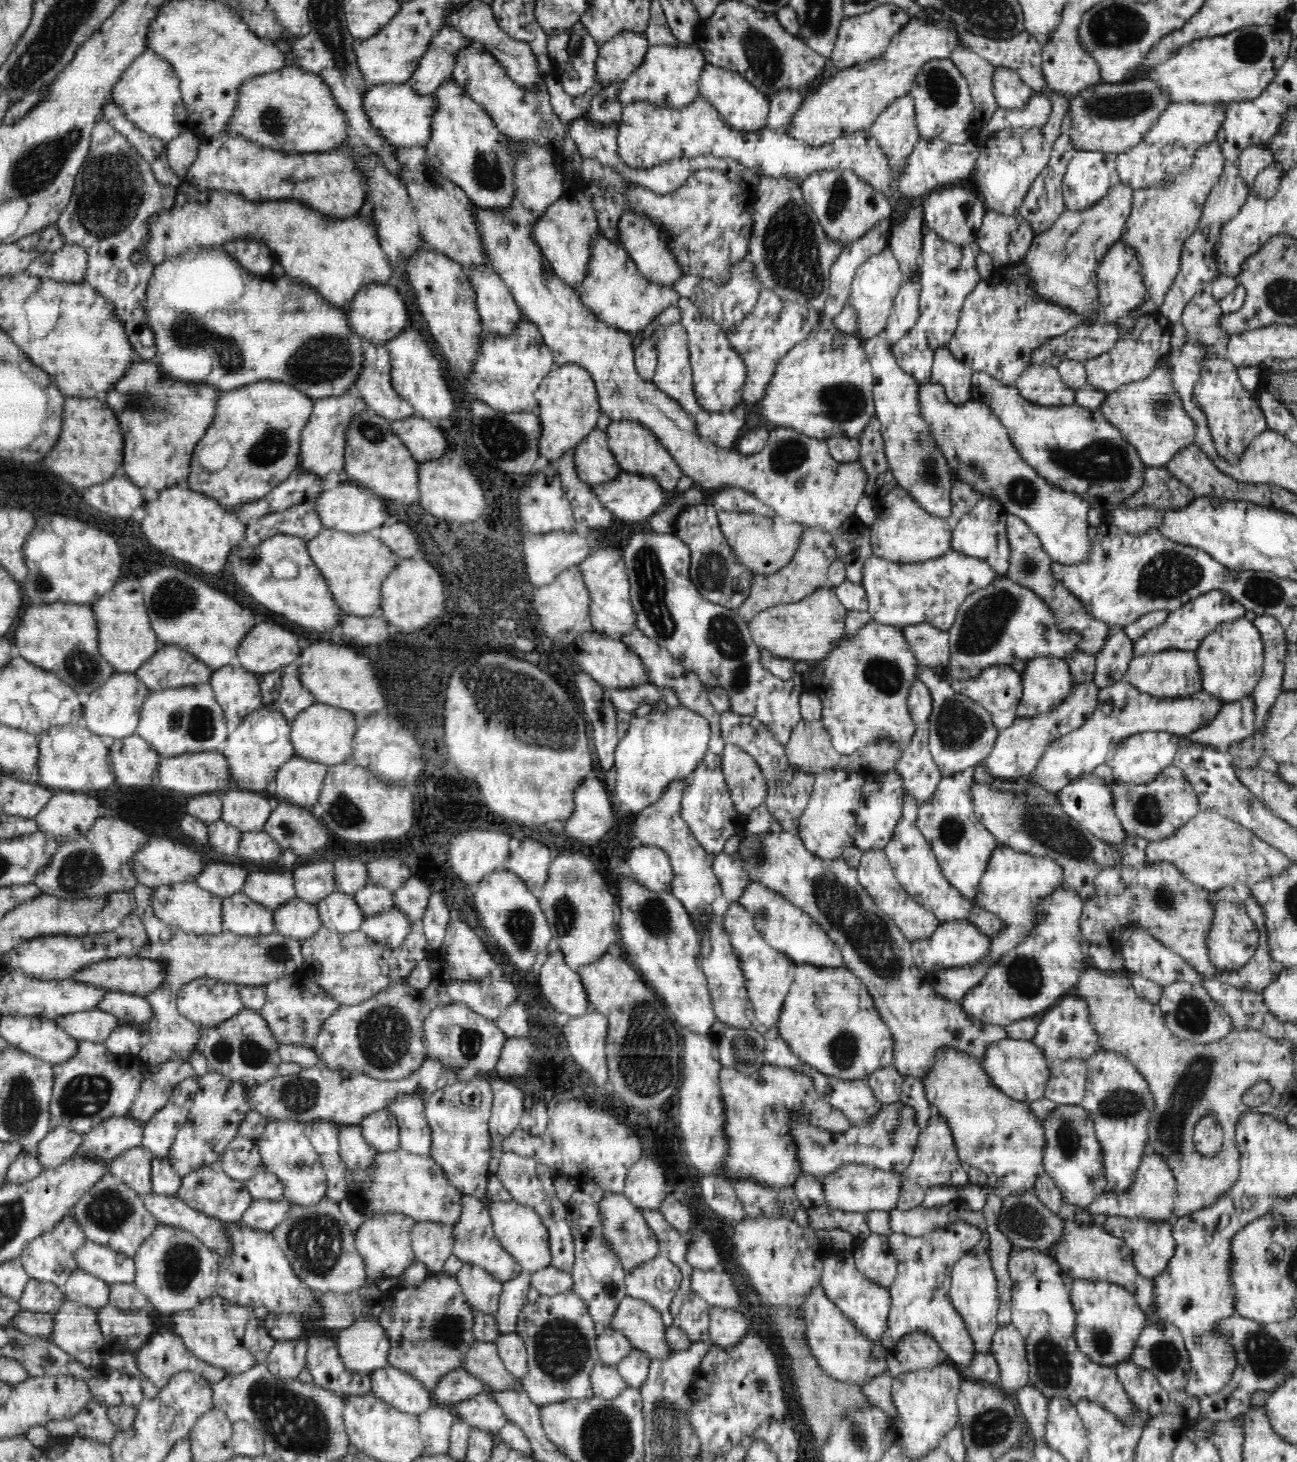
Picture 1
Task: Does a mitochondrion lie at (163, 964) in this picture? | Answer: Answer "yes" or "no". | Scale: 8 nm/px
no

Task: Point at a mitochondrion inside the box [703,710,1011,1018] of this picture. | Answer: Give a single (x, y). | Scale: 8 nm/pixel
(869, 935)

